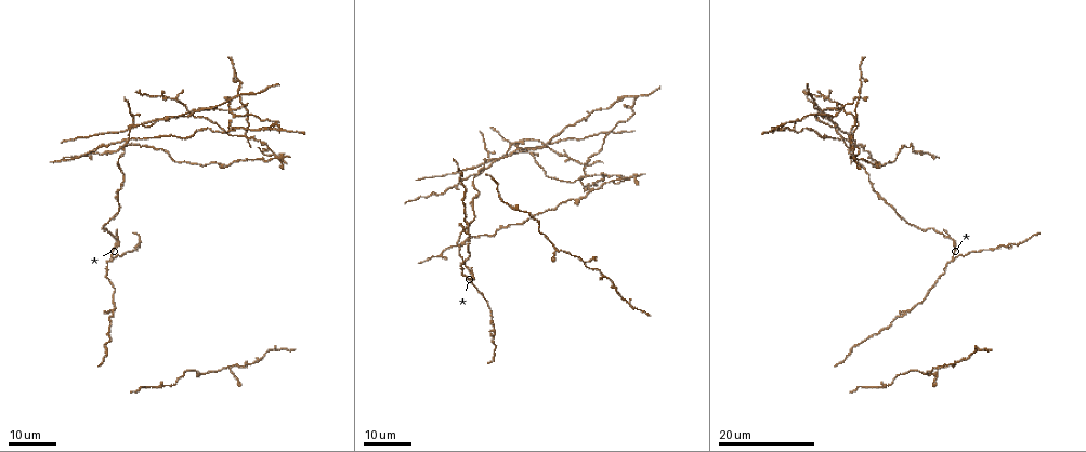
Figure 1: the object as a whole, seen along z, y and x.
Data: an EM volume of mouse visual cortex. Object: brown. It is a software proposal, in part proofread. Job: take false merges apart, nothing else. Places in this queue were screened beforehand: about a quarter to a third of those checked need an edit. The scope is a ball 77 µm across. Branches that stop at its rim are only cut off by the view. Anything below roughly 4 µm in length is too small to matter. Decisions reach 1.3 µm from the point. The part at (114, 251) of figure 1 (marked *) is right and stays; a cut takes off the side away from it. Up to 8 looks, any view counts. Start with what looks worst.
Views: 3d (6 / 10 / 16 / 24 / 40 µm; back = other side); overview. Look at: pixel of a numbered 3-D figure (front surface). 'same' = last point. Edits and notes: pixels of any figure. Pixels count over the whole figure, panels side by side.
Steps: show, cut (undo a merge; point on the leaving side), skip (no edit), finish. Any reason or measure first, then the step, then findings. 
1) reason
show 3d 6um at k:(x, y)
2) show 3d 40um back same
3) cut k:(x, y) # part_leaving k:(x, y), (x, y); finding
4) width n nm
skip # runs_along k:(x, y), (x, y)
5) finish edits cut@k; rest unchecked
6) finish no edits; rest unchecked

show 3d 16um at 1:(244, 135)

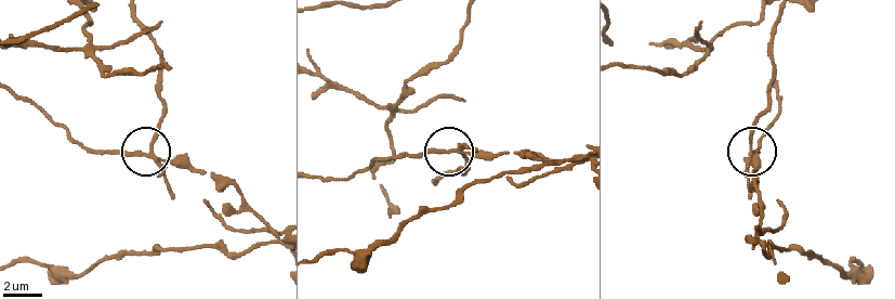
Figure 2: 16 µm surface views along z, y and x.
closer look
show 3d 6um at 2:(151, 157)

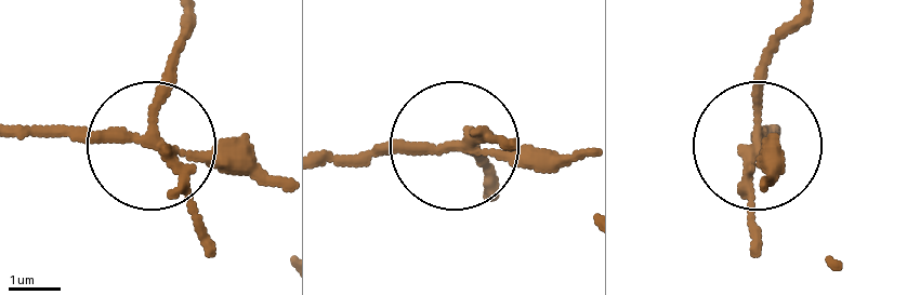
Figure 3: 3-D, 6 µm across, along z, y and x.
arms 4
cut 3:(175, 75) # part_leaving 3:(159, 138), (185, 13); two neurons meet here

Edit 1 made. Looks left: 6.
redraw
show overview

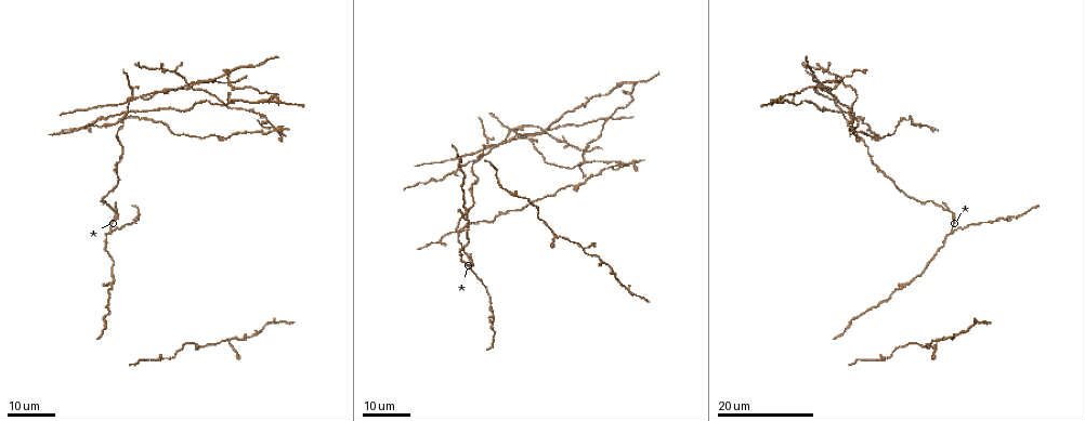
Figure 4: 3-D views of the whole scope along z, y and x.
three-way junction
show 3d 16um at 4:(938, 338)

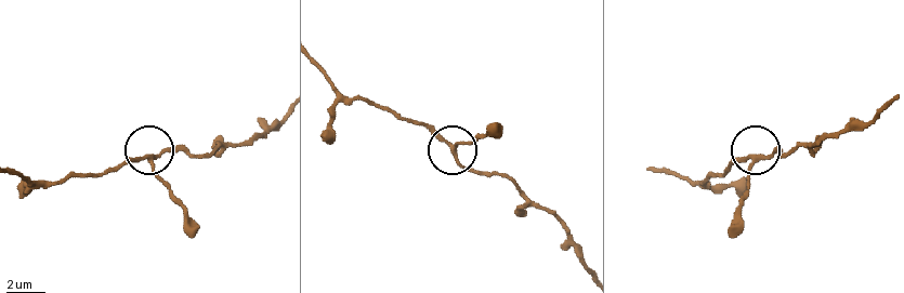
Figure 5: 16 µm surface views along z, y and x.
show 3d 10um at 5:(149, 161)

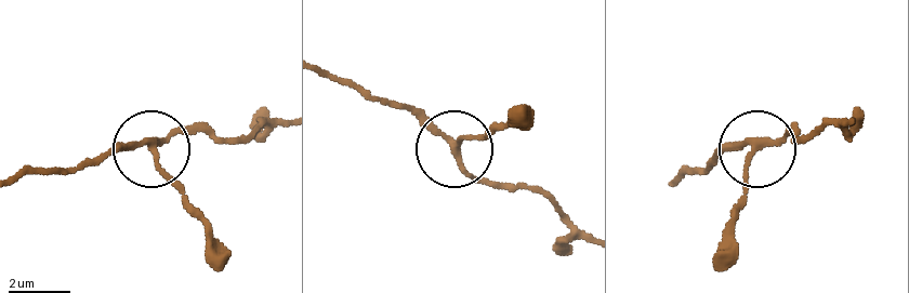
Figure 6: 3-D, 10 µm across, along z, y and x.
arms 3
skip # runs_along 6:(321, 71), (353, 80), (446, 140), (497, 134); all the same neuron

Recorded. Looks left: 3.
side arm on a straight run
show 3d 24um at 4:(819, 68)

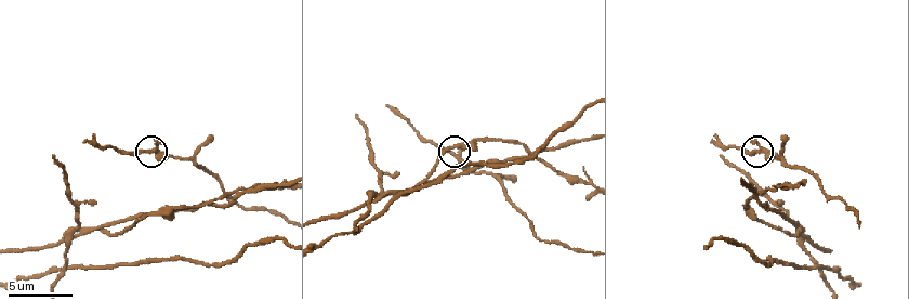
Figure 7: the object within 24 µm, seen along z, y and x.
show 3d 10um at 7:(146, 153)

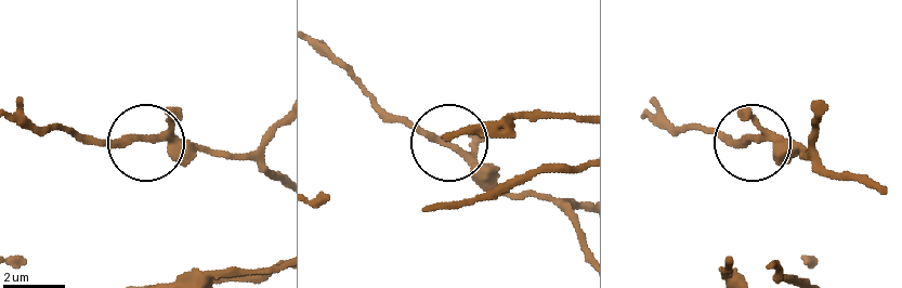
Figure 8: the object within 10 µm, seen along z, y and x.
skip # all the same neuron

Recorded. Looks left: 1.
finish edits cut@3; rest unchecked

